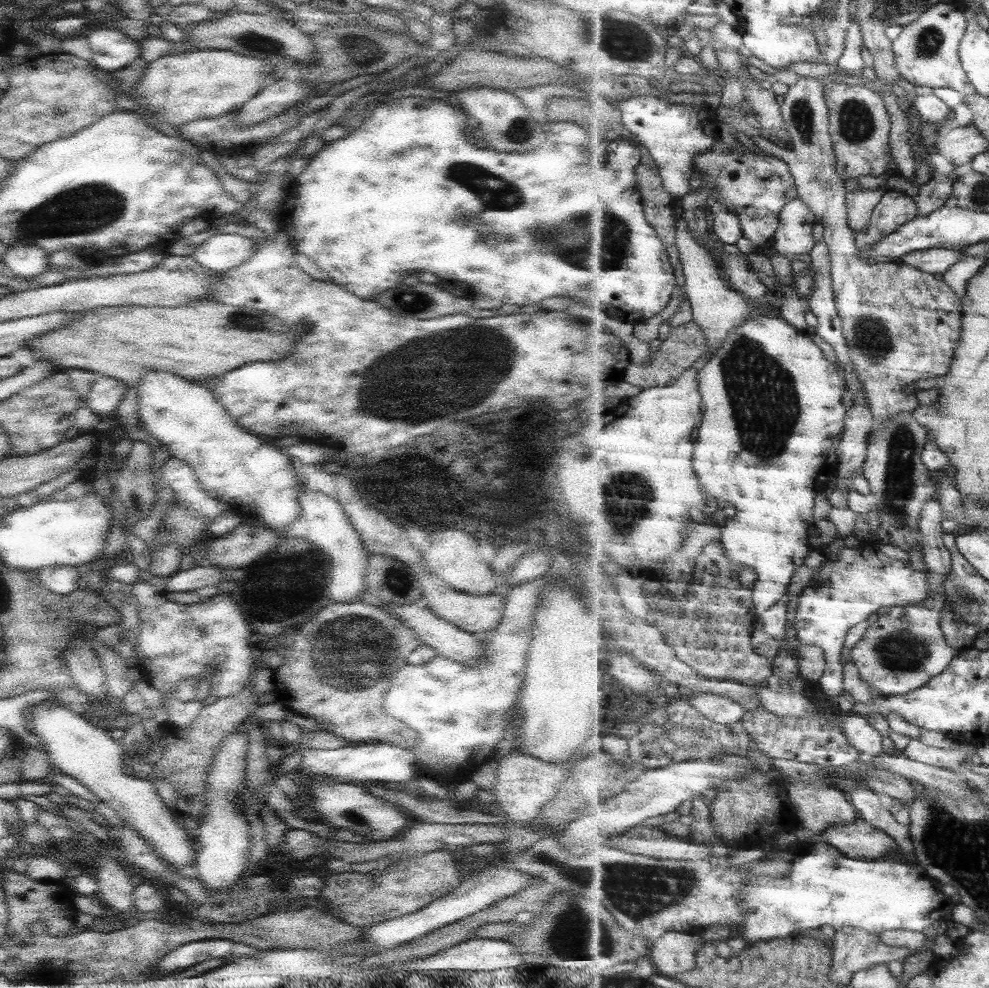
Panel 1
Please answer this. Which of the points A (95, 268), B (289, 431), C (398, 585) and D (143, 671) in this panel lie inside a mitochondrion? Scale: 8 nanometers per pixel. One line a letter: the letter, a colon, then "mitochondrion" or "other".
A: other
B: other
C: mitochondrion
D: other

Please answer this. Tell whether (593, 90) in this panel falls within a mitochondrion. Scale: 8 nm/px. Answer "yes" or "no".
no

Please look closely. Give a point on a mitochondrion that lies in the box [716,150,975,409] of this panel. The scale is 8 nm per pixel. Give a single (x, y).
(870, 337)

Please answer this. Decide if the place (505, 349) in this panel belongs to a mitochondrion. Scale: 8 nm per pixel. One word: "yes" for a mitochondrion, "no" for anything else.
yes

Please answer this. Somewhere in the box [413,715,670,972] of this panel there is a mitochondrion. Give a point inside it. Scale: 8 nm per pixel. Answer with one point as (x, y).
(573, 937)

